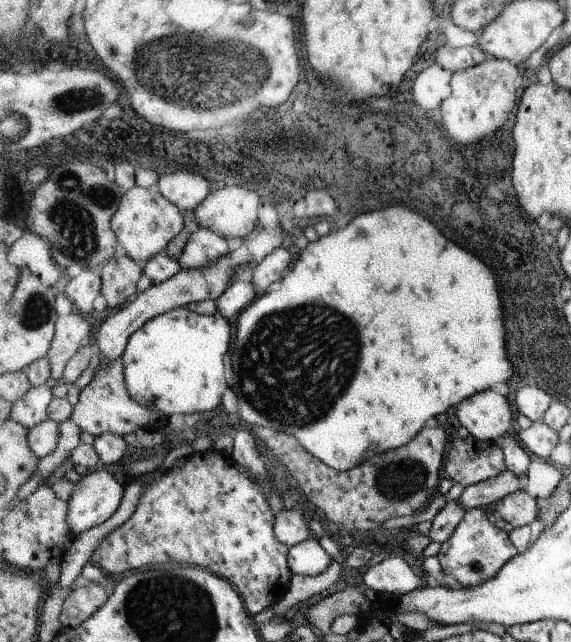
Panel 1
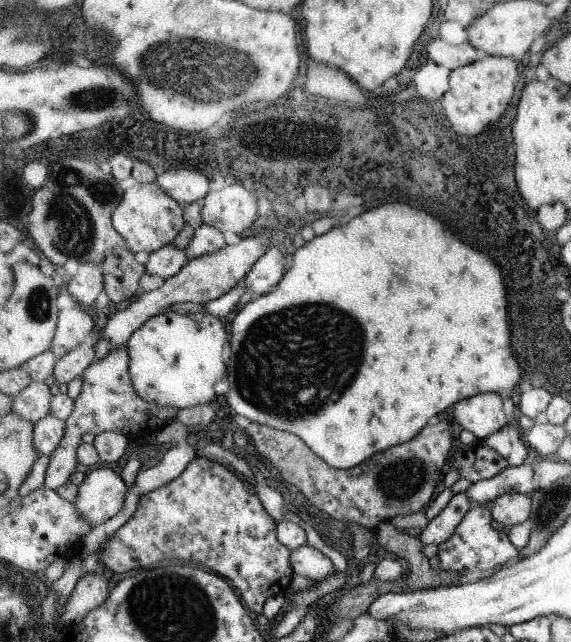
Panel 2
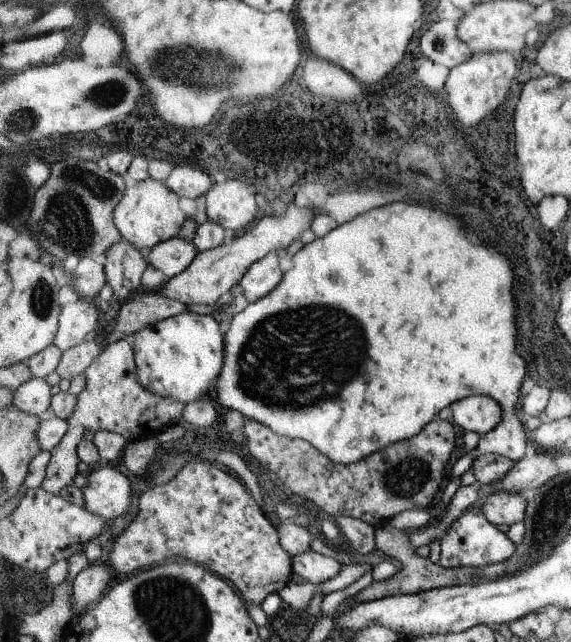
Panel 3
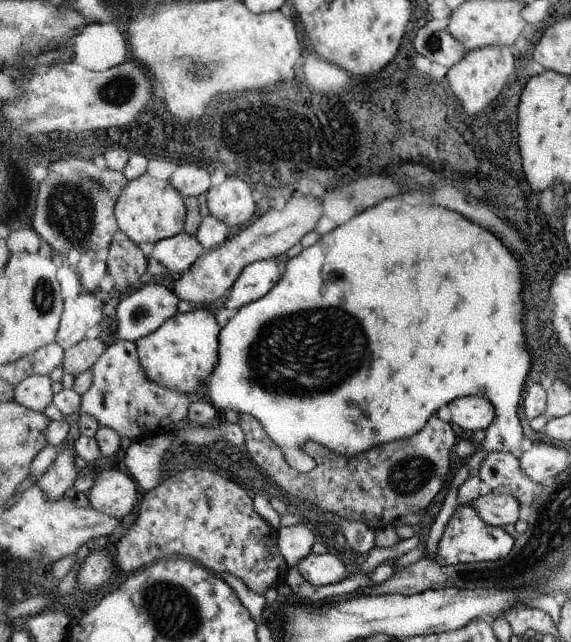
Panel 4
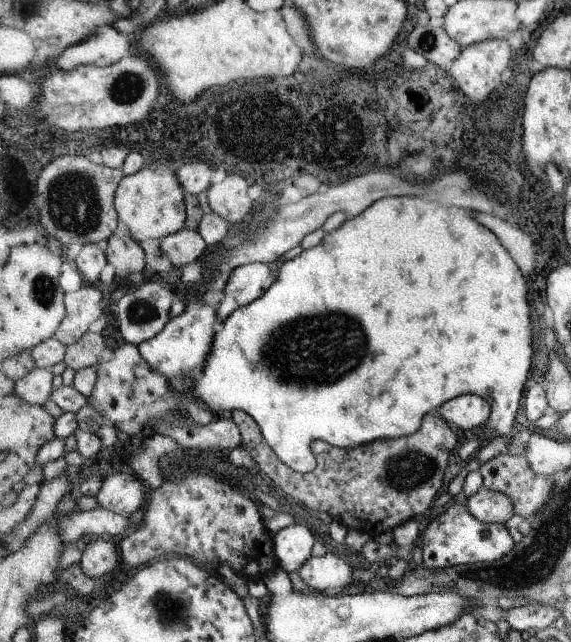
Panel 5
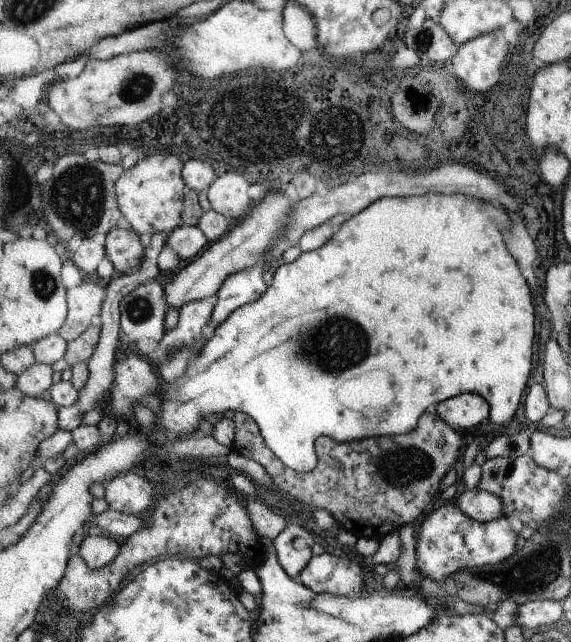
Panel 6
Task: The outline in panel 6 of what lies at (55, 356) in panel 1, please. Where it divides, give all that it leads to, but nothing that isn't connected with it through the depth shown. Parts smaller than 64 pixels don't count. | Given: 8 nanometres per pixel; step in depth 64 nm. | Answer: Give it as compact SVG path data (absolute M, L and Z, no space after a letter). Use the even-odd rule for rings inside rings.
M85 277L80 285L69 290L70 314L64 328L62 328L59 333L70 343L78 340L78 338L92 327L94 320L103 314L103 306L107 300L108 288L100 286L98 281L99 278L98 280L95 280L95 277Z

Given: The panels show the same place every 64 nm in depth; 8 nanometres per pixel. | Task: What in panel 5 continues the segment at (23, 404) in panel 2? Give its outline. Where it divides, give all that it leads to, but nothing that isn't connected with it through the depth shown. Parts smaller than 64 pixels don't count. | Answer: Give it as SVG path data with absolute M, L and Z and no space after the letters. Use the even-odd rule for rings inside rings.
M37 367L30 376L17 381L16 394L30 404L46 406L54 394L53 370Z

